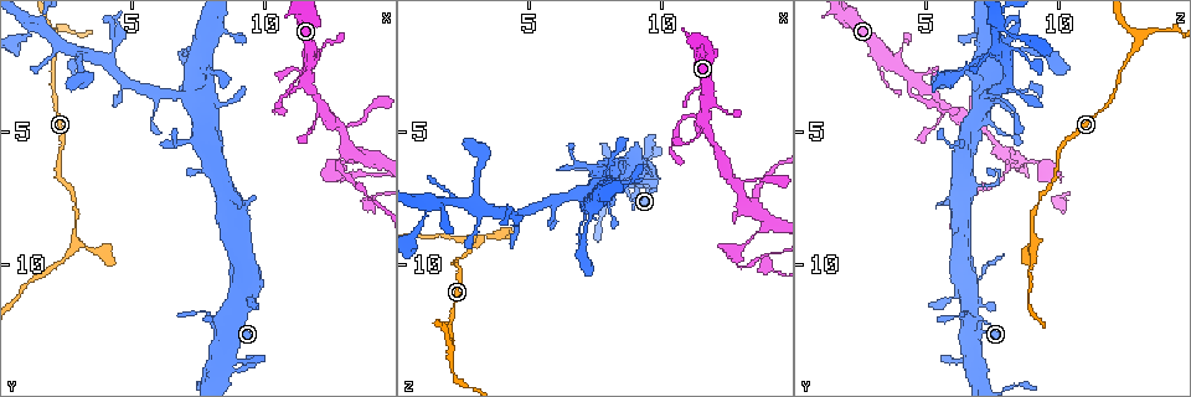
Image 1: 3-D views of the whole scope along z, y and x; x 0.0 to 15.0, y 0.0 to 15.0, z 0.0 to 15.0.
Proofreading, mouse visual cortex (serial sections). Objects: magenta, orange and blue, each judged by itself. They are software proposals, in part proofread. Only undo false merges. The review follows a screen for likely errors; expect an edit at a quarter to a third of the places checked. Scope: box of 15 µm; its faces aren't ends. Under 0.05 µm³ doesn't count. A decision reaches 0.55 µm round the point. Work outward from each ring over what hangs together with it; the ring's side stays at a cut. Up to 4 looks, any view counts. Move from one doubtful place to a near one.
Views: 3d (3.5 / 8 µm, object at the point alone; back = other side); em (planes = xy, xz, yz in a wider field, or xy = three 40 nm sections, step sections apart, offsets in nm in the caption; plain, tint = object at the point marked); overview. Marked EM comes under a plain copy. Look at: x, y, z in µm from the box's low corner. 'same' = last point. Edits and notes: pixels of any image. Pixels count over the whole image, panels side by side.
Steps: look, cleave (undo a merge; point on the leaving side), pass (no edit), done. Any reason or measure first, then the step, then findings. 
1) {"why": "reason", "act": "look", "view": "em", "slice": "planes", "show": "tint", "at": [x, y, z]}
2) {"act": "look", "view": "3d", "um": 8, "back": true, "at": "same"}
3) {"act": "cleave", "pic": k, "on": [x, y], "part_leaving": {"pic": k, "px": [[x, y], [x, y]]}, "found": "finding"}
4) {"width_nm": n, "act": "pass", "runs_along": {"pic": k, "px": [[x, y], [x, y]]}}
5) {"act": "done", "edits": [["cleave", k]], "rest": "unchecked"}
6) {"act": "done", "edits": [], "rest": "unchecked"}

{"why": "three arms meet", "act": "look", "view": "3d", "um": 3.5, "at": [2.8, 9.2, 9.1]}

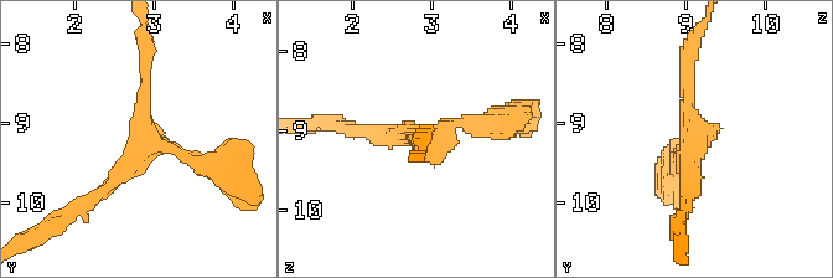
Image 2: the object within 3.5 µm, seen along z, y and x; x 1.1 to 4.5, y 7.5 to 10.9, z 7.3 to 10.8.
{"arms": 3, "arm_widths_nm": [150, 200, 200], "why": "shape alone is not enough", "act": "look", "view": "em", "slice": "xy", "step": 1, "show": "tint", "at": [2.85, 9.25, 9.10]}

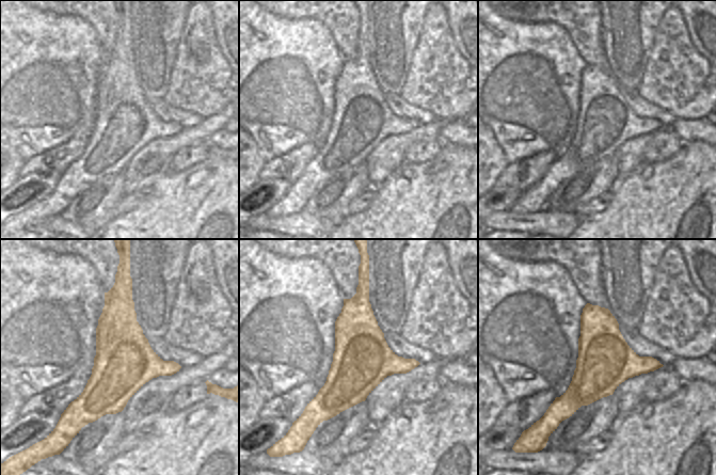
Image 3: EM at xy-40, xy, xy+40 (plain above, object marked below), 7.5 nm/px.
{"act": "pass", "runs_along": {"pic": 2, "px": [[143, 62], [143, 145], [220, 164]]}, "found": "continuous, no second cell"}

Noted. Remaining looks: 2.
{"why": "thick turns thin", "act": "look", "view": "3d", "um": 3.5, "back": true, "at": [6.9, 5.3, 6.3]}

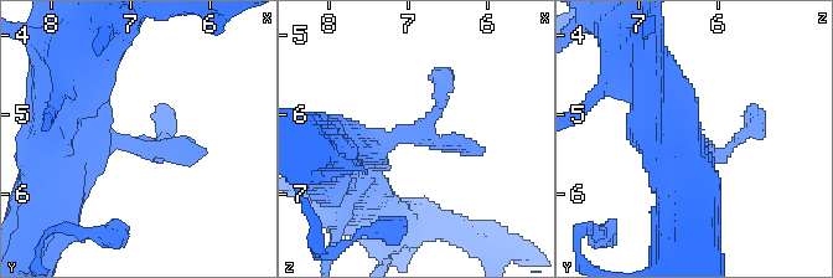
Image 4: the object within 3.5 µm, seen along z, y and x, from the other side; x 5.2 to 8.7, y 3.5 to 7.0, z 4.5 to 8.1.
{"why": "shape alone is not enough", "act": "look", "view": "em", "slice": "xy", "step": 1, "show": "tint", "at": [6.85, 5.45, 6.20]}

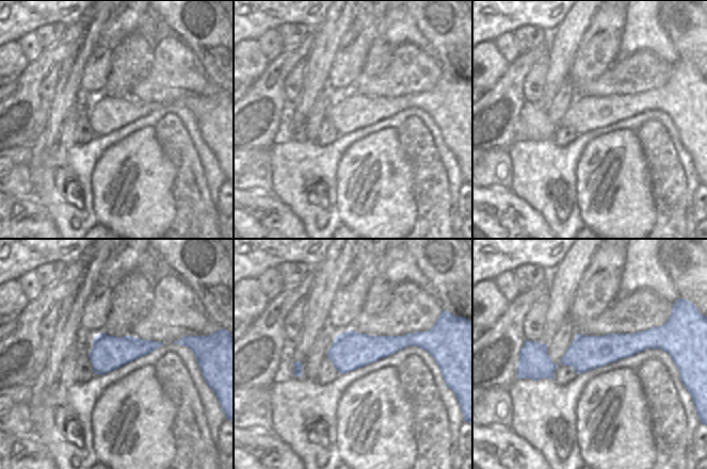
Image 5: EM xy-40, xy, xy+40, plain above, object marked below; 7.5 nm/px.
{"act": "pass", "runs_along": {"pic": 4, "px": [[348, 148], [424, 129], [440, 78]]}, "found": "all the same cell"}

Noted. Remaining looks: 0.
{"act": "done", "edits": [], "rest": "unchecked"}

